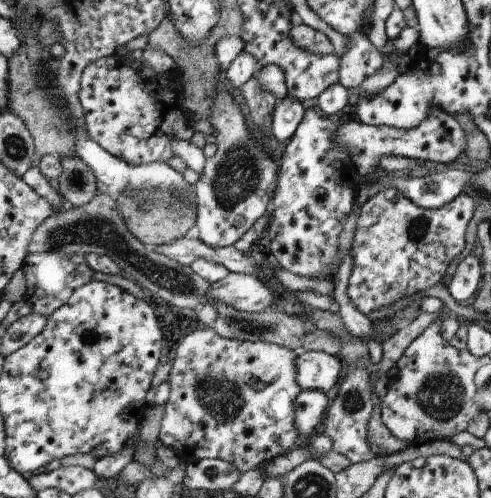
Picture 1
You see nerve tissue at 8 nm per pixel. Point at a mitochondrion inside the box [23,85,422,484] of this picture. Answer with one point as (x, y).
(99, 230)

